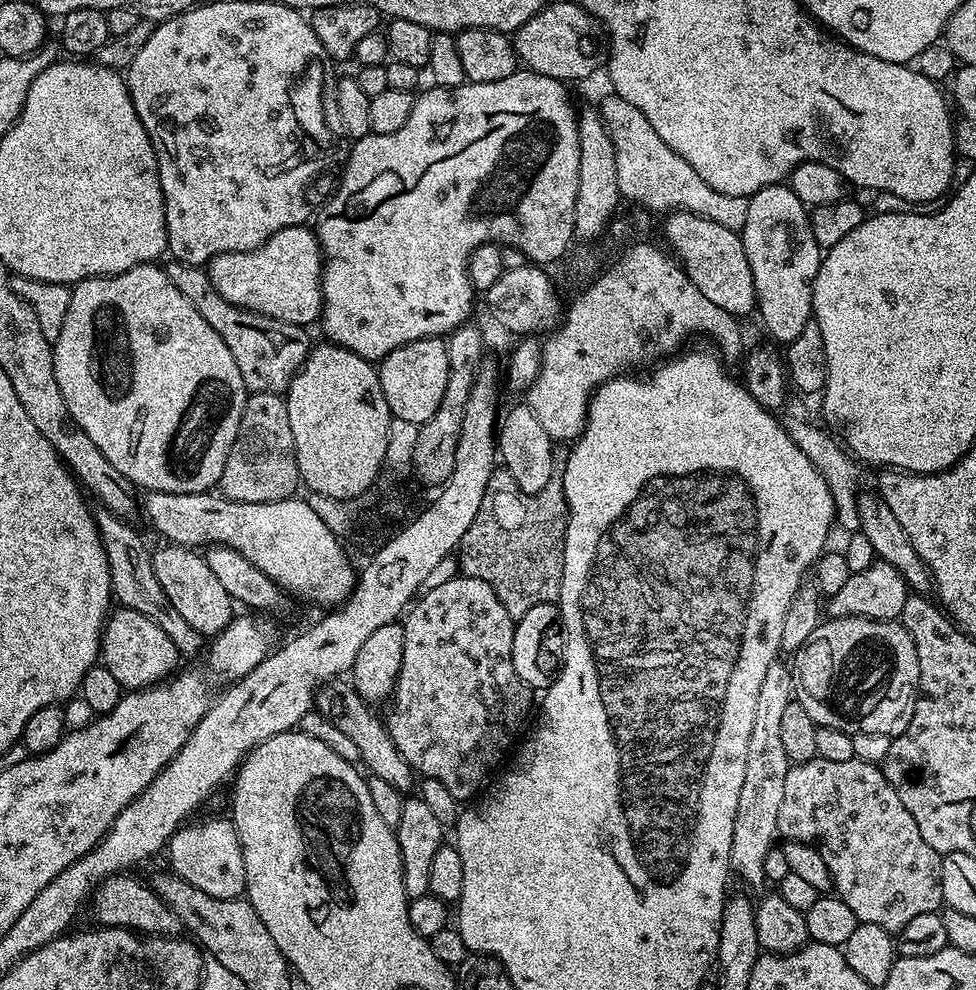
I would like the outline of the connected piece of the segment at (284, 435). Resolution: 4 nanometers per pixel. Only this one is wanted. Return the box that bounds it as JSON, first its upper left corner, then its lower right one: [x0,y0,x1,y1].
[219,392,301,502]

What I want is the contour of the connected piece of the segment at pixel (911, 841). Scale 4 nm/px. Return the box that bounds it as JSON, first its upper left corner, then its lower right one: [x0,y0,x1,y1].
[777,758,944,933]

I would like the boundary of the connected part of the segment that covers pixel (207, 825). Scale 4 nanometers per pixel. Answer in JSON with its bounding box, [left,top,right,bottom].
[166,819,246,899]

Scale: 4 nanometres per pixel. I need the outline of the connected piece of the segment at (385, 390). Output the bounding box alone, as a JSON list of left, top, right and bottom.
[378,336,450,425]

